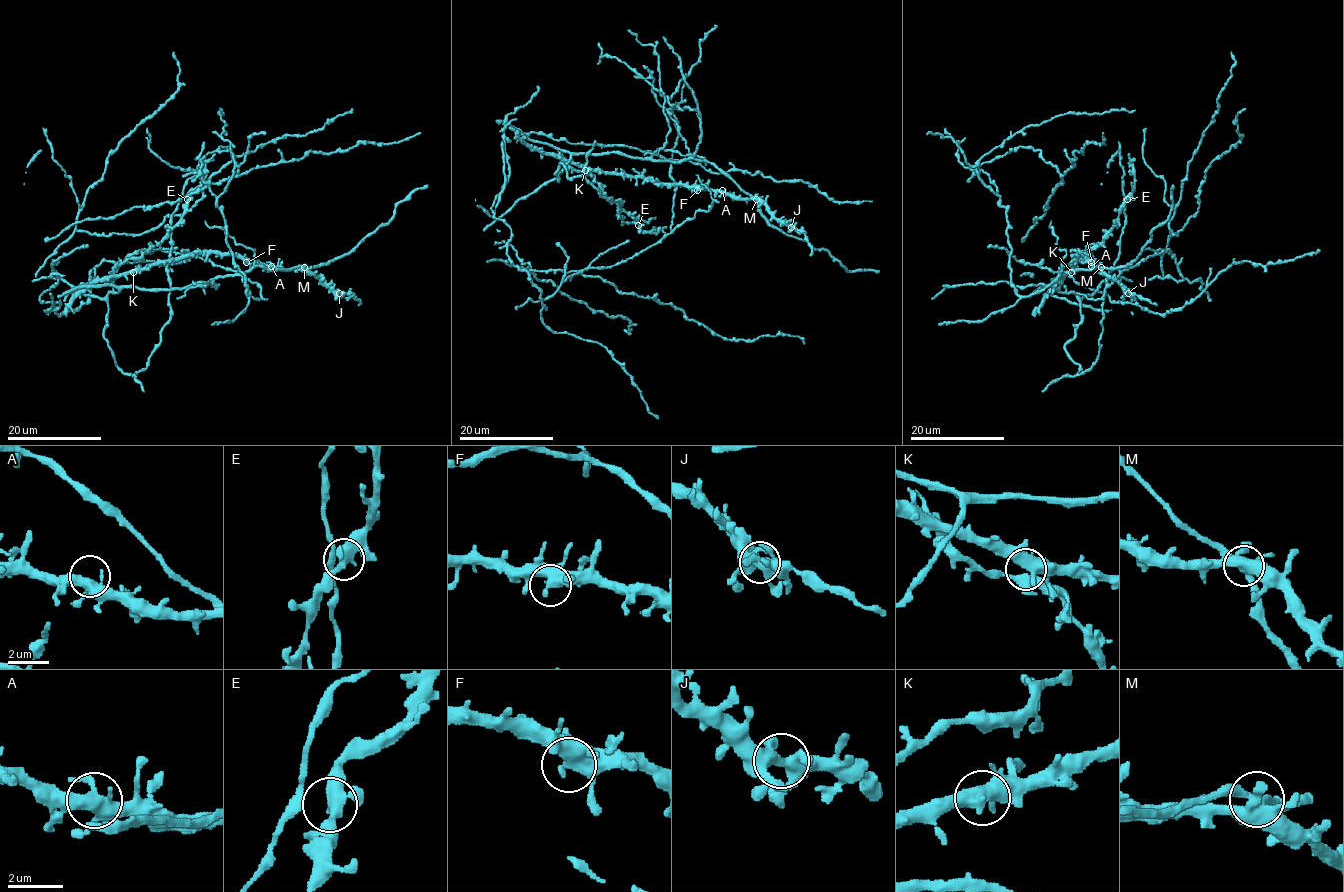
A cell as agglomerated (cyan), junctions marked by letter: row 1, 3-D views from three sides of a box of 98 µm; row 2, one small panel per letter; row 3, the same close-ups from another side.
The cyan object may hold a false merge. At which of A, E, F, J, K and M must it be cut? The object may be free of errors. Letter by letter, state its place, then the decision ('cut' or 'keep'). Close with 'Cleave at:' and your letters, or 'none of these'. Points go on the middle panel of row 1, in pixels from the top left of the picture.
A: at (722, 190); keep
E: at (638, 225); keep
F: at (697, 190); keep
J: at (791, 227); keep
K: at (585, 170); keep
M: at (756, 199); keep
Cleave at: none of these

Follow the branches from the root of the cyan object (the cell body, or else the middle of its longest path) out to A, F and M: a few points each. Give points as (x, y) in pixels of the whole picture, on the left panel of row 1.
A: (251, 268), (299, 268), (271, 266)
F: (251, 268), (299, 267), (279, 268), (246, 262)
M: (251, 268), (304, 267)

